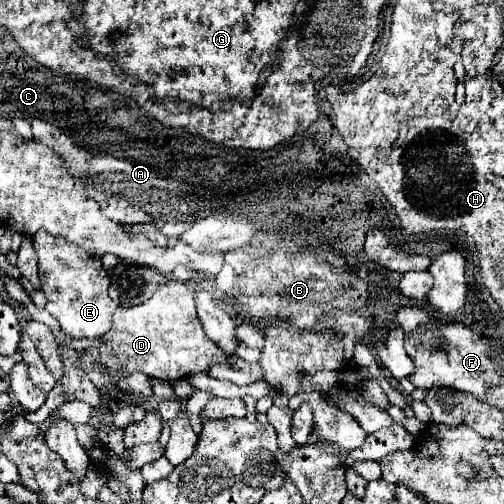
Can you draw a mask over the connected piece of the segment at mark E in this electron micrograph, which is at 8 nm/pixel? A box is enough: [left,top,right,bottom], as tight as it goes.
[34,231,118,339]

